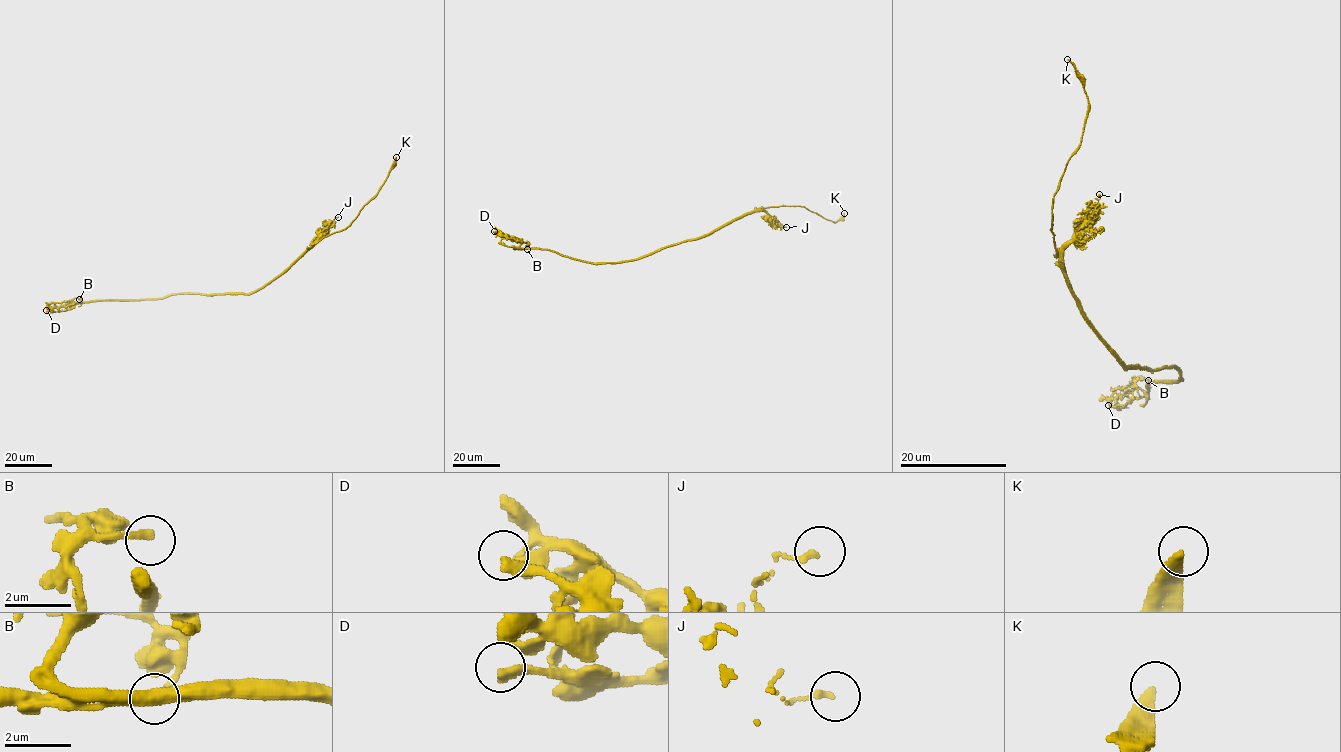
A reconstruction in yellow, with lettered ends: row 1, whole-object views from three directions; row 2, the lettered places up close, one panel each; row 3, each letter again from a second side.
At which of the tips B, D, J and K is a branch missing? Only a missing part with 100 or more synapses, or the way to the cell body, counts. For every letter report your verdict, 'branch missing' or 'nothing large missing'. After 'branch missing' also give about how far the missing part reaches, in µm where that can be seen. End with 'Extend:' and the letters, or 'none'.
B: nothing large missing
D: nothing large missing
J: nothing large missing
K: branch missing; about 9 µm are missing
Extend: K

